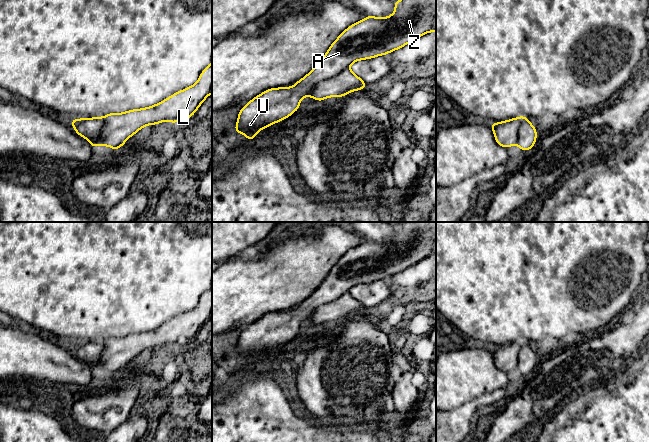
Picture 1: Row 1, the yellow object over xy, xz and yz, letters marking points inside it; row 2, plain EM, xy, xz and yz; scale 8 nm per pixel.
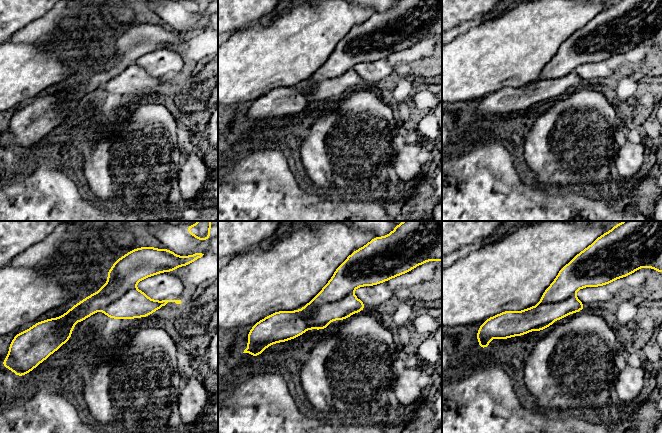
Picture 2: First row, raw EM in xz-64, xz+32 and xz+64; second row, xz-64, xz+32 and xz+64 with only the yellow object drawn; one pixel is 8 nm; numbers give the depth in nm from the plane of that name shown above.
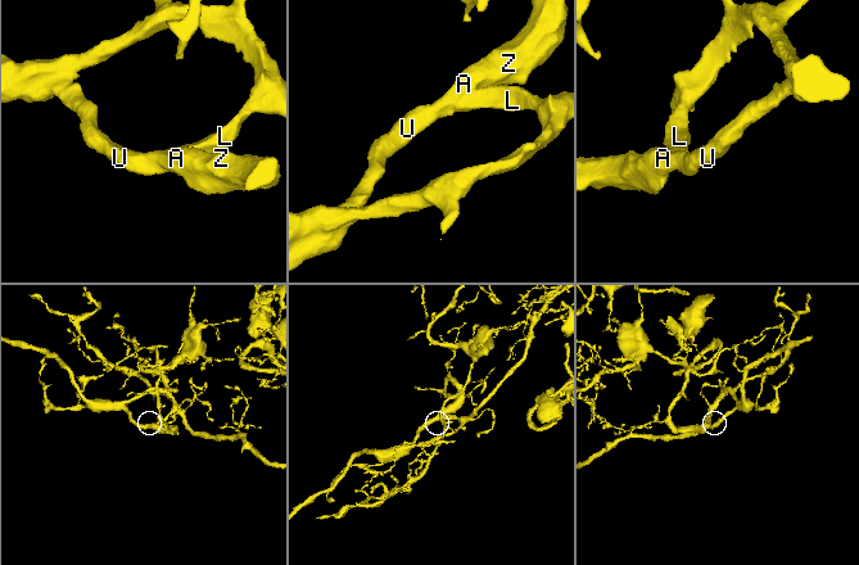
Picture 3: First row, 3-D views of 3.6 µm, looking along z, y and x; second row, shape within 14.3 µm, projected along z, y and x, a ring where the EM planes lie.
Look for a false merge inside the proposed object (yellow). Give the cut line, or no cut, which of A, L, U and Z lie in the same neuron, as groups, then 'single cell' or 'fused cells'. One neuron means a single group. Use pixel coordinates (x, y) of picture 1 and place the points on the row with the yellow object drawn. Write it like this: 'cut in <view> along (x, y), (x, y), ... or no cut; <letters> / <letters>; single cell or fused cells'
no cut; A L U Z; single cell

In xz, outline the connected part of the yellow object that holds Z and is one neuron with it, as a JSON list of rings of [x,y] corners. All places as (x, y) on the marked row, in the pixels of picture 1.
[[[398,0],[393,3],[395,11],[392,15],[385,18],[368,15],[345,29],[331,44],[321,61],[292,87],[270,88],[251,99],[246,106],[241,108],[234,131],[243,134],[248,138],[248,142],[251,142],[260,130],[290,117],[300,108],[300,101],[306,96],[322,102],[325,98],[343,97],[353,91],[363,90],[367,84],[349,69],[354,62],[386,55],[404,47],[424,34],[436,32],[436,0]]]

